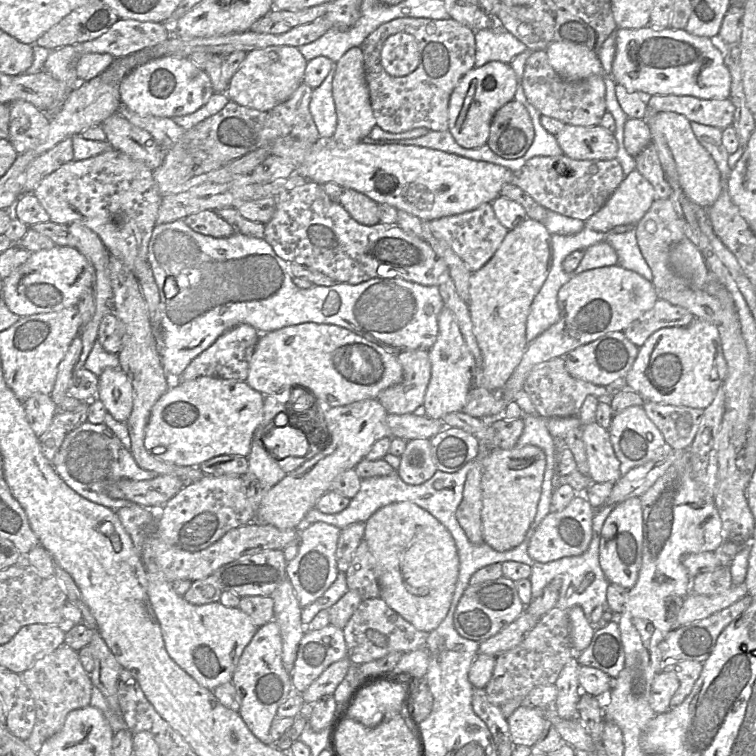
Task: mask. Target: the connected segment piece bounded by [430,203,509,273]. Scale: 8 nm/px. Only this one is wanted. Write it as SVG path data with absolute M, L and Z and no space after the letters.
M483 203L478 208L462 214L441 217L430 222L436 237L443 239L474 273L485 266L496 254L509 230L495 215L492 203Z

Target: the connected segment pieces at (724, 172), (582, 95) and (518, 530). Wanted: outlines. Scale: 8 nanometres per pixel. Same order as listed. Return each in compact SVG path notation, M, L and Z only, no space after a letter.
M691 122L691 127L699 142L711 154L723 180L728 180L732 169L728 165L729 153L722 143L723 131L719 128Z
M536 50L525 63L521 86L528 102L541 115L560 120L564 124L590 127L600 125L607 112L605 78L604 75L591 75L580 81L566 80L550 66L546 50Z
M533 445L491 449L482 457L482 532L484 542L497 551L508 551L518 546L537 513L542 494L546 455Z

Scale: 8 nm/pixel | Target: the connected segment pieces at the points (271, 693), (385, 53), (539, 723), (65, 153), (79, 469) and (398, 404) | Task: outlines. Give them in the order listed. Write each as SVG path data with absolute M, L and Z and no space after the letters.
M275 620L259 627L245 647L232 676L232 683L240 695L239 713L248 728L262 743L273 745L270 727L277 710L290 695L295 693L291 674L283 664L282 637L280 627Z
M405 32L390 36L383 45L381 62L384 70L394 77L414 72L420 64L419 46L415 37Z
M530 705L518 707L507 720L513 745L530 748L541 739L549 722L543 711Z
M67 138L37 157L25 172L22 194L33 194L36 187L64 164L74 160L72 138Z
M89 421L65 436L58 453L53 457L53 465L59 475L82 497L114 511L135 503L111 498L108 492L112 484L123 478L145 481L158 477L156 472L139 466L132 451L124 445L112 427L106 423L93 424Z
M412 350L399 354L403 377L400 383L383 390L378 400L387 413L412 414L424 404L431 379L428 350Z

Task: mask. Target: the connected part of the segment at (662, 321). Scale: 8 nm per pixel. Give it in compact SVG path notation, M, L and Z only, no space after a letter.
M659 298L655 305L626 329L626 337L639 348L657 330L665 327L684 327L695 321L696 317L687 309Z

